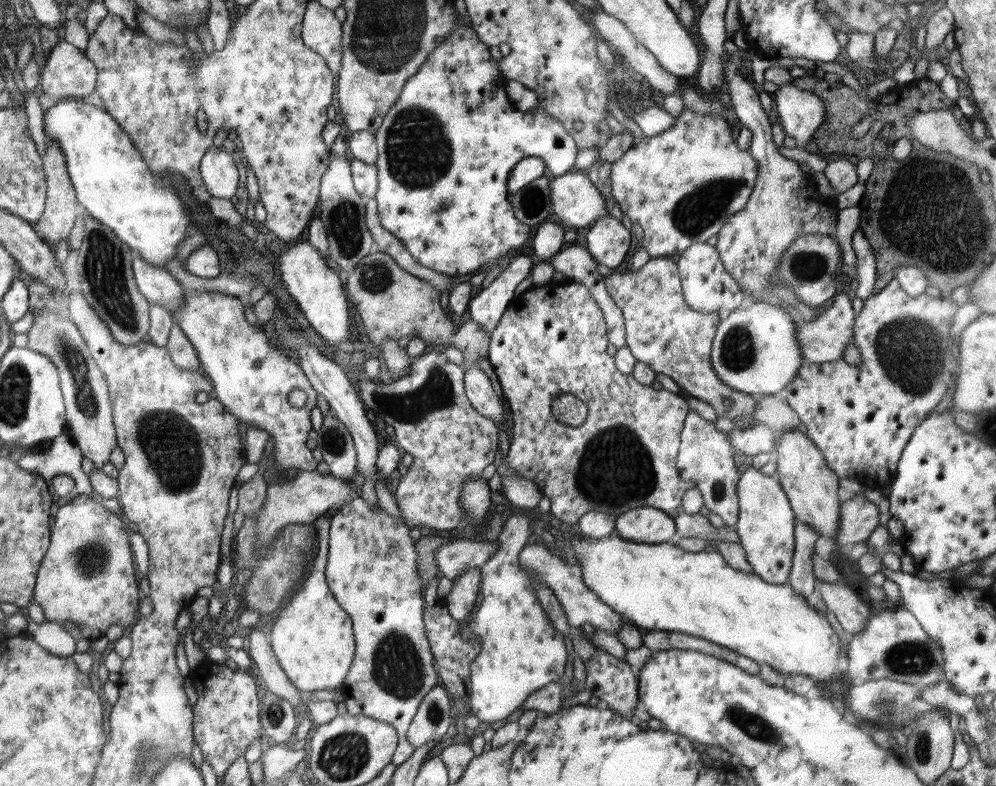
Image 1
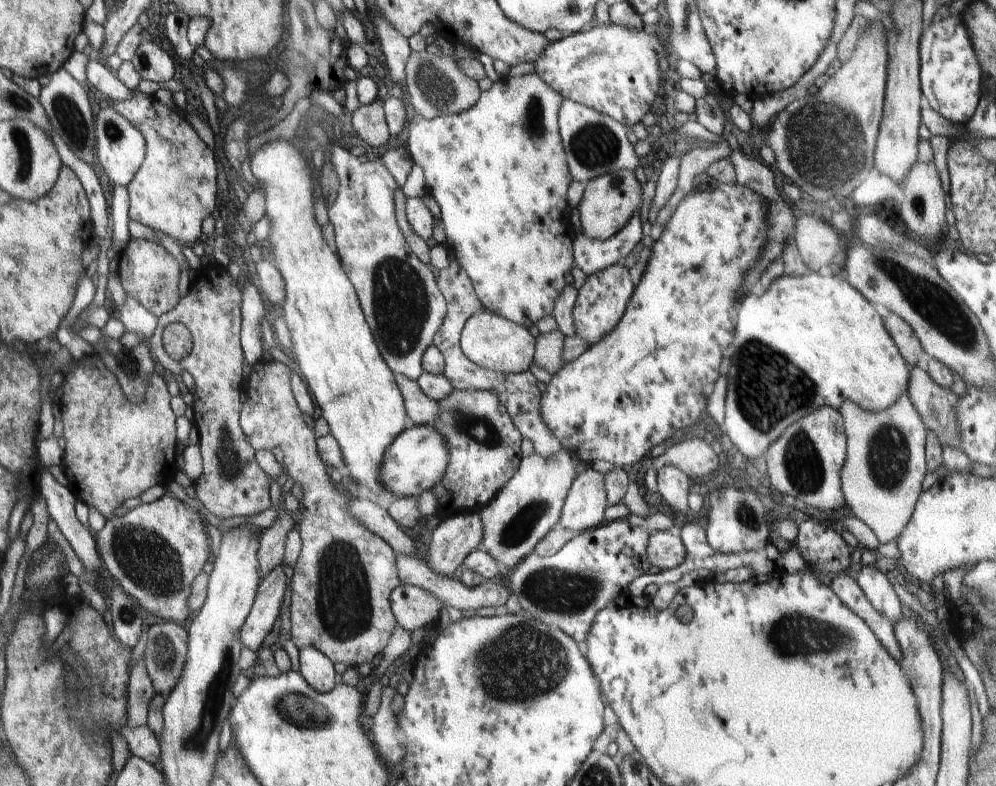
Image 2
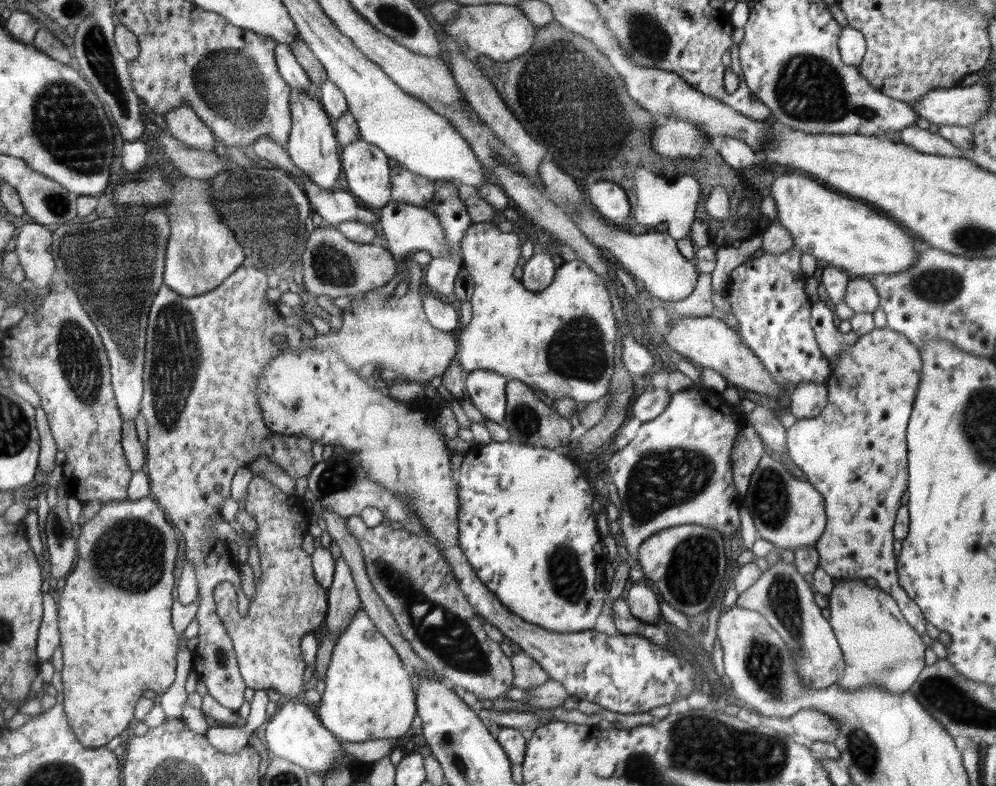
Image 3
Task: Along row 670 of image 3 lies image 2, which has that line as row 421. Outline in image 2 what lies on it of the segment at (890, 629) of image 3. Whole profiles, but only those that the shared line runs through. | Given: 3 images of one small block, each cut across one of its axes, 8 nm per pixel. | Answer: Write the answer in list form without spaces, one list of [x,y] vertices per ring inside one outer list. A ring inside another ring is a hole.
[[[902,393],[891,406],[877,413],[846,401],[839,408],[848,438],[848,456],[841,470],[845,504],[882,544],[896,540],[915,511],[926,476],[925,440],[927,430],[910,397]]]

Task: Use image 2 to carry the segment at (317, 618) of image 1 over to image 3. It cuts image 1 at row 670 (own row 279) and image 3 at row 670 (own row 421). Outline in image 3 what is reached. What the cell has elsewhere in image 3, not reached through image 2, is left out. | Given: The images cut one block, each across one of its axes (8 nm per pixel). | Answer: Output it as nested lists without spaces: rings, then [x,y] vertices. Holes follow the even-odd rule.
[[[364,608],[340,633],[324,683],[320,686],[319,720],[334,736],[345,742],[398,739],[408,732],[417,713],[414,678],[398,653],[372,624]]]

